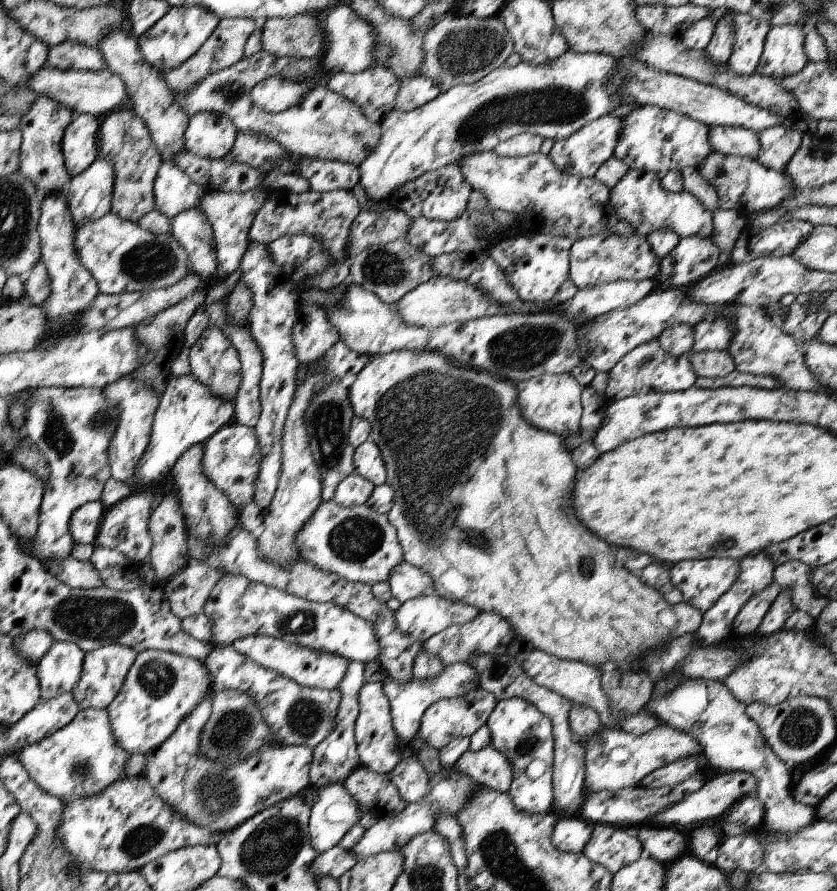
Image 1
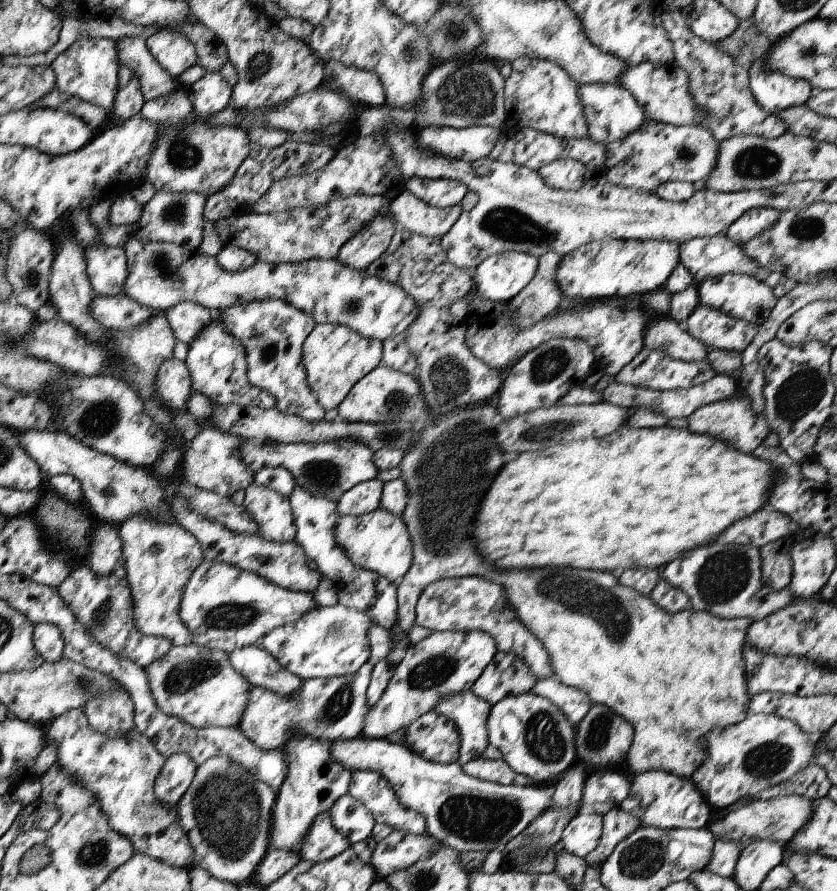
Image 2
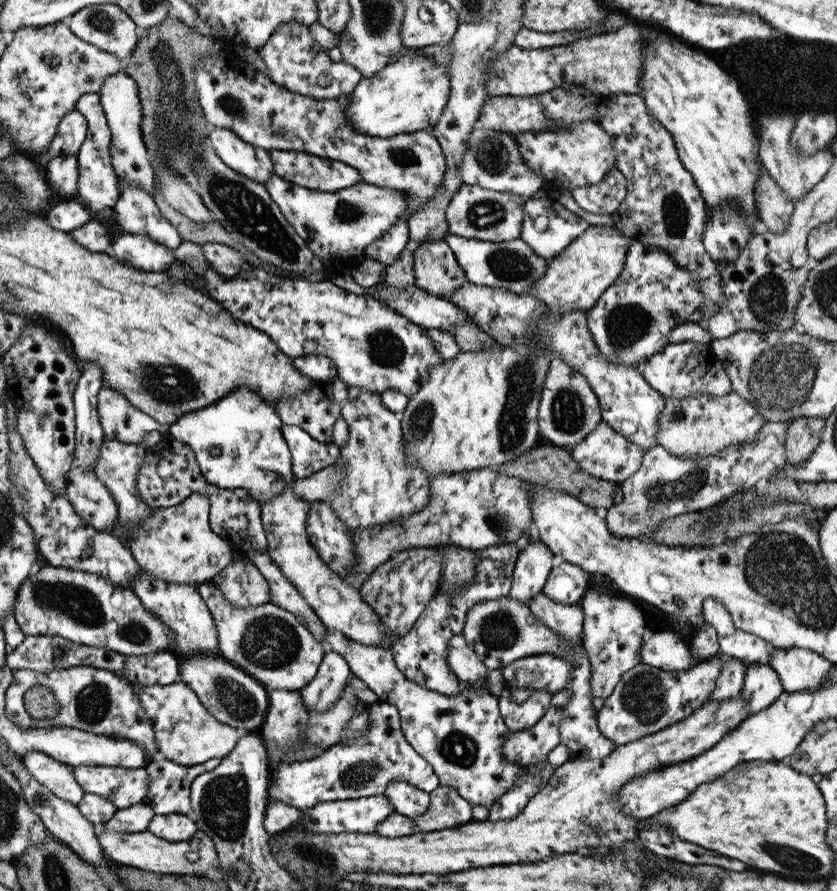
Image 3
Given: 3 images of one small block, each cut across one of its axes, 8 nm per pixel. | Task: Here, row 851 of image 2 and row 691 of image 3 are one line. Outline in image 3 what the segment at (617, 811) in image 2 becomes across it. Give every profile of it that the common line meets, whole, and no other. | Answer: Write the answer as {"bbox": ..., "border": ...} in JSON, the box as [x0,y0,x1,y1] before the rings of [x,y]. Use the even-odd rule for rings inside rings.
{"bbox":[579,574,650,699],"border":[[[601,574],[601,576],[603,576],[605,586],[595,588],[595,586],[589,585],[583,592],[579,604],[582,610],[582,648],[587,655],[587,659],[589,659],[589,673],[591,673],[589,689],[591,689],[591,695],[595,698],[605,699],[611,694],[611,690],[615,688],[621,674],[625,674],[639,663],[639,647],[641,647],[641,642],[650,628],[645,624],[647,618],[643,618],[641,609],[628,597],[613,596],[607,590],[607,583],[610,582],[609,578],[605,574]]]}

